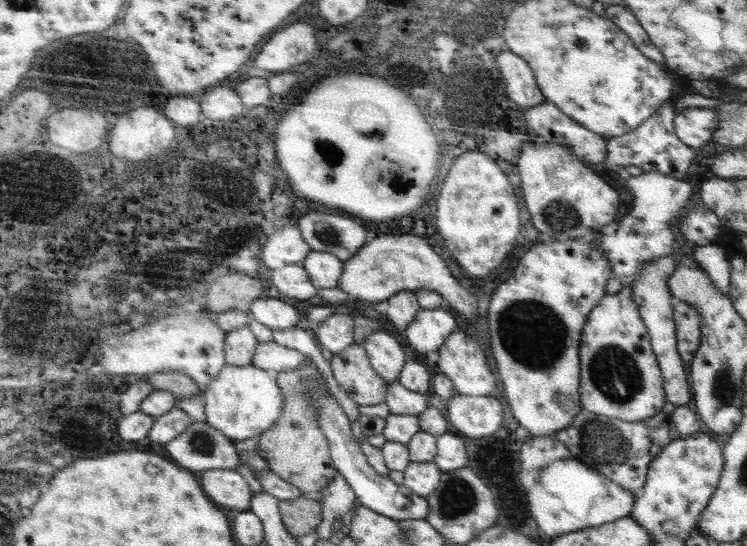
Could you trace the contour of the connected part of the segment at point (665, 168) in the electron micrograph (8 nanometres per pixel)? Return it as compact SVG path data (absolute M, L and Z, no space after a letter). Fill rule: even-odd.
M665 102L653 116L649 116L645 122L639 124L639 128L621 134L621 136L609 136L605 138L605 158L603 158L603 168L609 172L621 172L625 166L637 166L643 172L659 172L677 180L685 180L687 182L687 168L691 164L693 158L693 150L689 146L685 146L677 134L675 134L675 112L671 110L673 102Z

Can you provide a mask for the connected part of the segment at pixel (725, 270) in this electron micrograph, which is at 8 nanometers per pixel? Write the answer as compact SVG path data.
M721 242L695 246L693 256L703 266L703 270L709 274L709 278L715 282L715 286L723 294L727 294L729 286L731 286L731 282L729 282L729 260L727 260L727 252L723 250Z

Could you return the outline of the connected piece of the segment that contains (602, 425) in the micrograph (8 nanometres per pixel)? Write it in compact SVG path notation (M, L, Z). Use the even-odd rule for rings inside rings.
M579 410L569 428L555 432L555 440L563 442L573 460L585 468L609 478L619 488L627 490L633 498L641 494L649 464L671 442L679 438L671 420L665 414L655 414L643 422L617 422L615 418L601 418L587 410Z

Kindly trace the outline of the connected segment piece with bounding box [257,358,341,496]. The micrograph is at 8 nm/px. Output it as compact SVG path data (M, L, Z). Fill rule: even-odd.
M307 358L299 370L277 374L277 382L283 394L283 416L271 430L259 436L257 452L267 458L271 472L305 490L307 496L317 496L341 476L331 460L331 440L323 434L323 416L317 410L317 398L331 396L331 384L313 358Z

